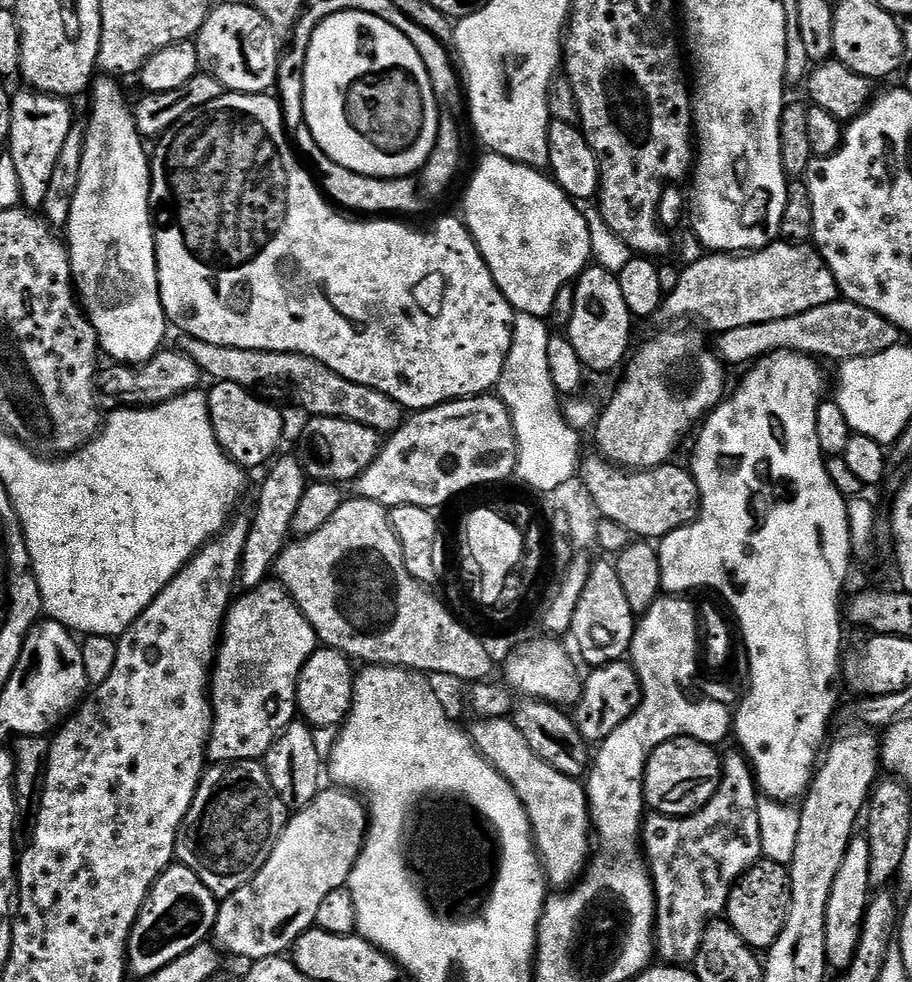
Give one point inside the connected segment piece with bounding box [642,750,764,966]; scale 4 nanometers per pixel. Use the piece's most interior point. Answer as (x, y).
(695, 860)

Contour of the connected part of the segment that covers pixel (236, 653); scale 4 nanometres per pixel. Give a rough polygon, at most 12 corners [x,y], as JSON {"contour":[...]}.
{"contour":[[283,584],[233,599],[210,677],[220,766],[297,719],[316,631]]}

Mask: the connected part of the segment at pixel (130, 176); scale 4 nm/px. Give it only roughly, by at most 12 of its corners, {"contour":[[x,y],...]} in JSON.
{"contour":[[112,78],[90,89],[66,227],[109,361],[170,332],[150,152]]}

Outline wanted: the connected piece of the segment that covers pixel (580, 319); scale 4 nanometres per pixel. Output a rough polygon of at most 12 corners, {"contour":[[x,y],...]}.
{"contour":[[588,266],[566,327],[585,369],[619,369],[634,323],[619,279]]}

